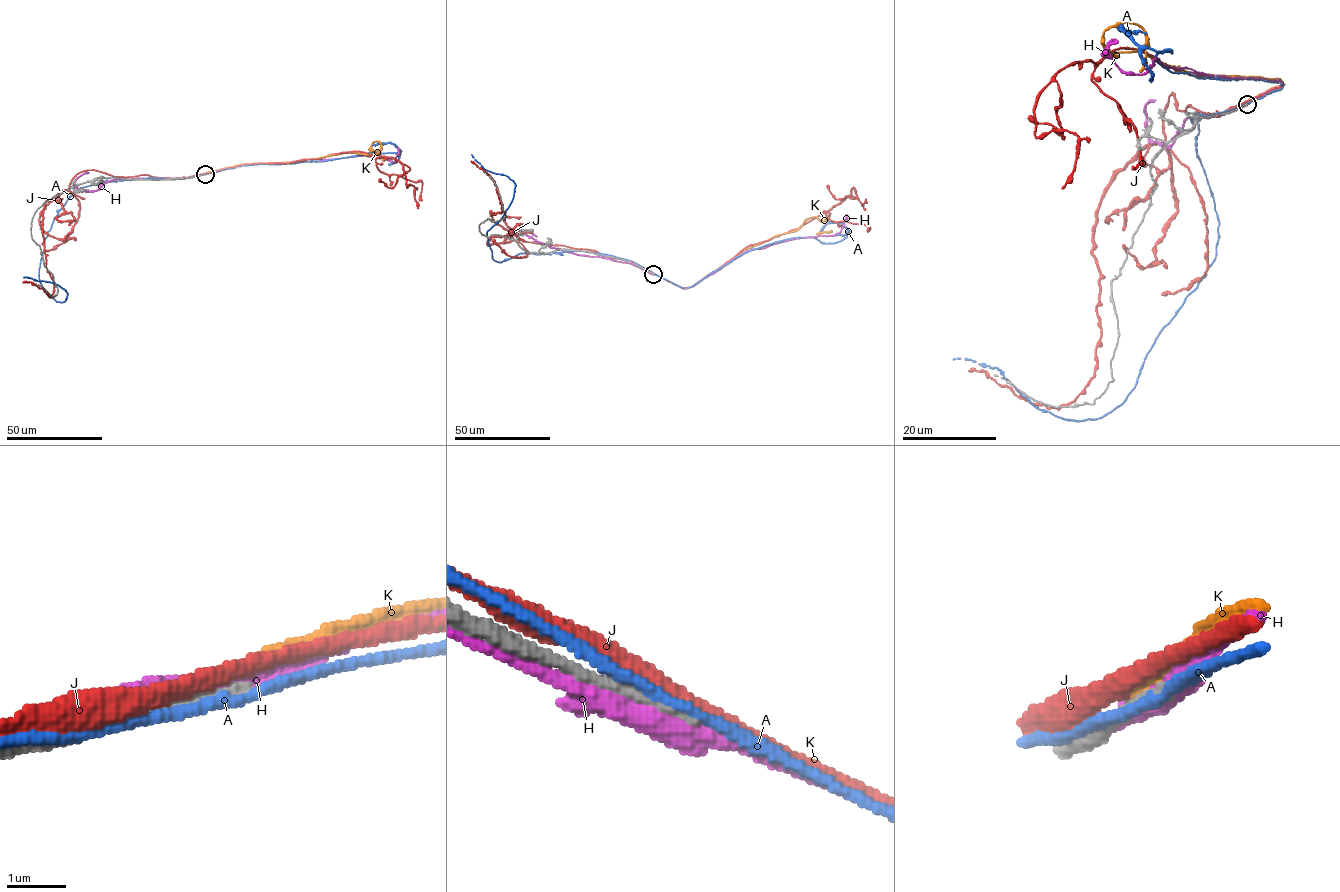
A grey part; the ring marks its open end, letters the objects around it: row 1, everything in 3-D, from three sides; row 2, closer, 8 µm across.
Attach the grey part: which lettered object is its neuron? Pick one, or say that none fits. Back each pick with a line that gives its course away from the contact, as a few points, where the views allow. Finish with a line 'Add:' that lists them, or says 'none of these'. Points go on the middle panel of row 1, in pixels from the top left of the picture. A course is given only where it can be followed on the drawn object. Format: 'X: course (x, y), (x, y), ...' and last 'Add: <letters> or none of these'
Add: none of these

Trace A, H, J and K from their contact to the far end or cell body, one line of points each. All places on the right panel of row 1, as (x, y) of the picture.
A: (1244, 105), (1190, 118), (1219, 221), (1215, 257), (1119, 405), (1070, 421), (1039, 410), (1000, 370), (953, 359)
H: (1244, 106), (1283, 85), (1219, 77), (1156, 58), (1143, 74), (1124, 73), (1108, 53), (1117, 40)
J: (1244, 103), (1171, 94), (1164, 140), (1115, 176), (1093, 234), (1100, 344), (1073, 400), (968, 371)
K: (1245, 103), (1283, 83), (1106, 56), (1111, 27), (1142, 29), (1141, 72)

